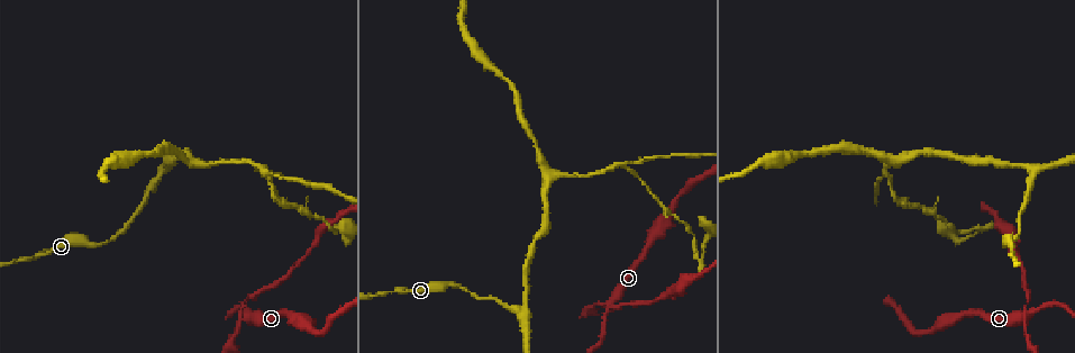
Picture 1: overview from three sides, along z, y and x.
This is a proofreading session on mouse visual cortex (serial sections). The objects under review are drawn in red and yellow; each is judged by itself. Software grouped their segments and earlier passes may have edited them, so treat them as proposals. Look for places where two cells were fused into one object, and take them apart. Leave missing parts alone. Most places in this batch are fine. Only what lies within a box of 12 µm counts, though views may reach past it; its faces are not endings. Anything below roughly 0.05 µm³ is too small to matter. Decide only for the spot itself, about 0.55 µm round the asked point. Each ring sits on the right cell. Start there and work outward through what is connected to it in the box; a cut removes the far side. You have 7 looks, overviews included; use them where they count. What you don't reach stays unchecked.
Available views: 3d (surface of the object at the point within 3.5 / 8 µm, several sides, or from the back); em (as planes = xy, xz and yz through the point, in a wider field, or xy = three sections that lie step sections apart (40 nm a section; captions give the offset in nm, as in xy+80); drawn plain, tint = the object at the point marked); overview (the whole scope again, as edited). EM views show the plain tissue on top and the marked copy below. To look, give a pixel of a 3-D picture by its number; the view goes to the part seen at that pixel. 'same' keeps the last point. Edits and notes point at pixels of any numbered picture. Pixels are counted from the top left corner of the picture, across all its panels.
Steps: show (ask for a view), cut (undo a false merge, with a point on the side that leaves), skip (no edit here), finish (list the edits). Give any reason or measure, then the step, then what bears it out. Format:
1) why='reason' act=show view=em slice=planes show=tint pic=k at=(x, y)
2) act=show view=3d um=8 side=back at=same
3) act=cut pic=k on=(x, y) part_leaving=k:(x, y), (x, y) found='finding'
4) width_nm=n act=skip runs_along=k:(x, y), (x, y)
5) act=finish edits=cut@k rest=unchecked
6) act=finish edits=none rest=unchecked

why='abrupt turn' act=show view=em slice=xy step=3 show=tint pic=1 at=(521, 315)

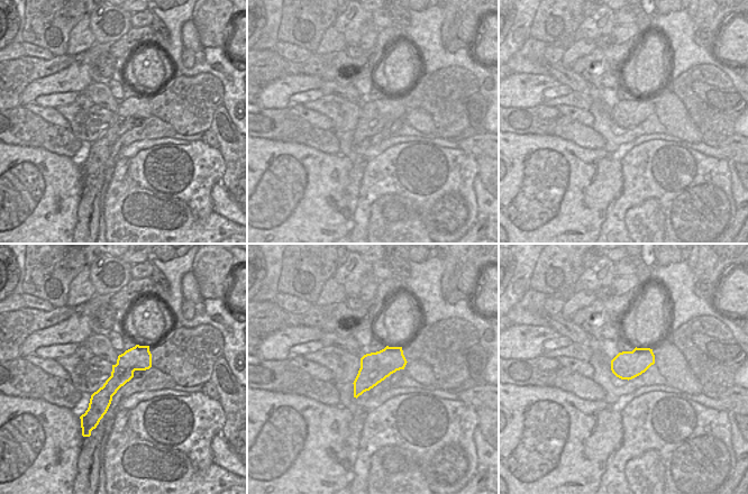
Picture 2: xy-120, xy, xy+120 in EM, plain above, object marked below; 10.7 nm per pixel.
act=show view=3d um=3.5 side=back at=same

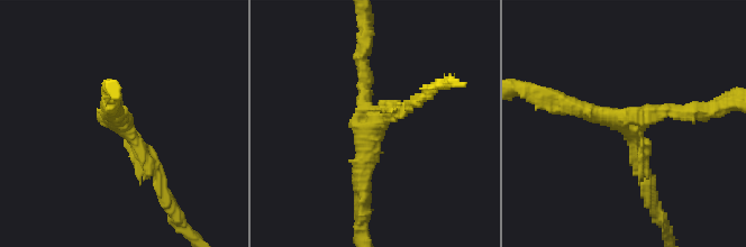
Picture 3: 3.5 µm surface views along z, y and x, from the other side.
arm_widths_nm=200,200,250 act=skip runs_along=2:(146, 348), (105, 393), (101, 412) found='continuous, no second cell'

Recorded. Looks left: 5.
why='a fork' act=show view=3d um=3.5 side=back pic=1 at=(263, 174)

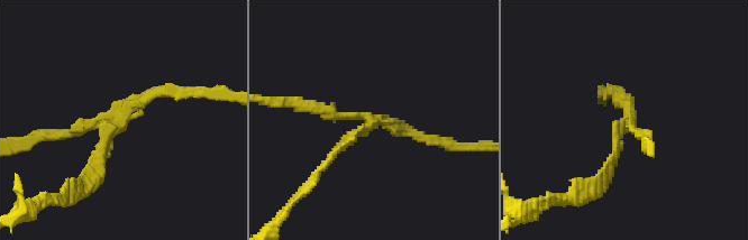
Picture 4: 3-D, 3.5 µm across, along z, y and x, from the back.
act=cut pic=4 on=(100, 153) part_leaving=4:(120, 118), (99, 169), (69, 194) found='a second cell is stuck on'

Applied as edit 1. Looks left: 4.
act=show view=3d um=3.5 pic=1 at=(248, 316)

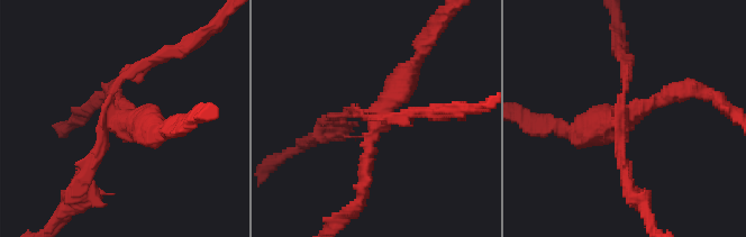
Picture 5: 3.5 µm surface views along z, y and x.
arms=4 arm_widths_nm=150,150,200,300 why='now the EM' act=show view=em slice=xy step=3 show=tint pic=5 at=(374, 109)

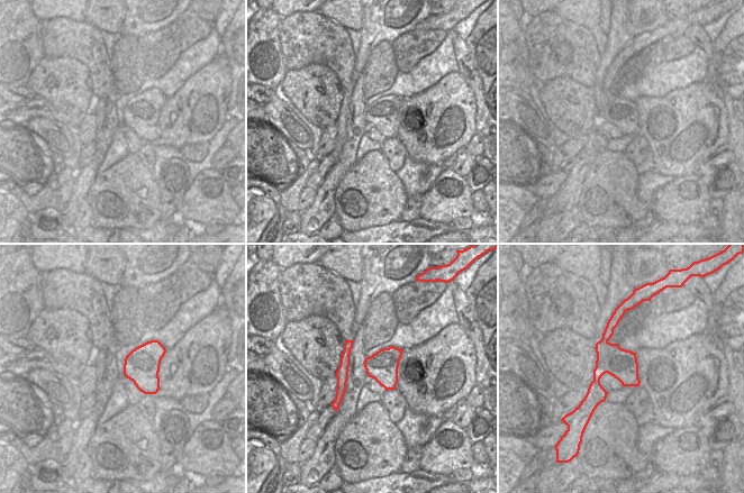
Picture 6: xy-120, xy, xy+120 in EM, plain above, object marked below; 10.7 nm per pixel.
act=cut pic=5 on=(129, 70) part_leaving=5:(112, 110), (112, 90), (134, 69), (189, 45) found='a second cell is stuck on'

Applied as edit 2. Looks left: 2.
act=finish edits=cut@4,cut@5 rest=unchecked

